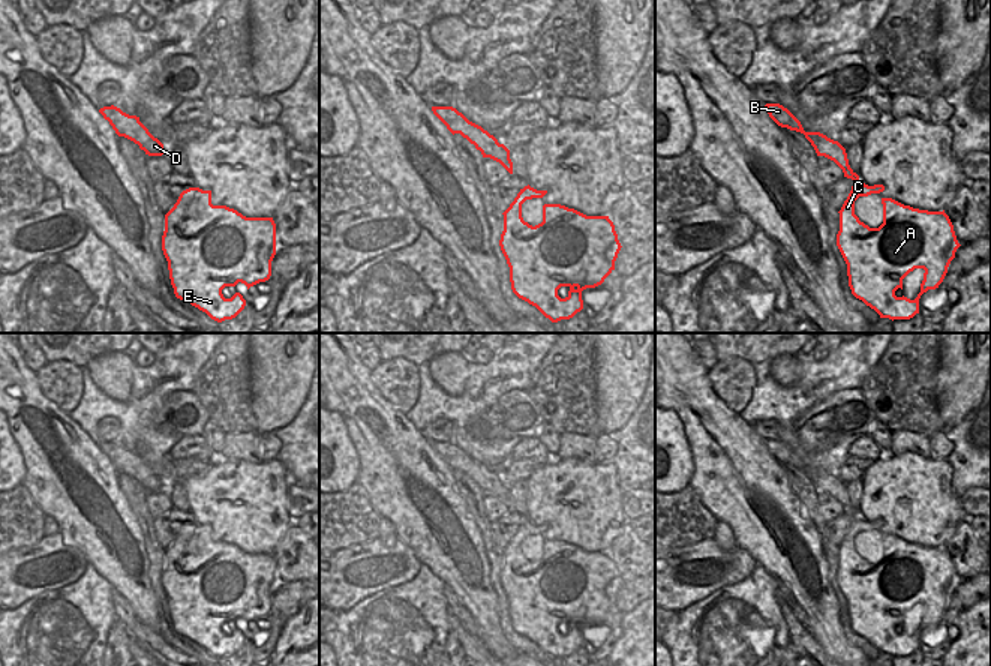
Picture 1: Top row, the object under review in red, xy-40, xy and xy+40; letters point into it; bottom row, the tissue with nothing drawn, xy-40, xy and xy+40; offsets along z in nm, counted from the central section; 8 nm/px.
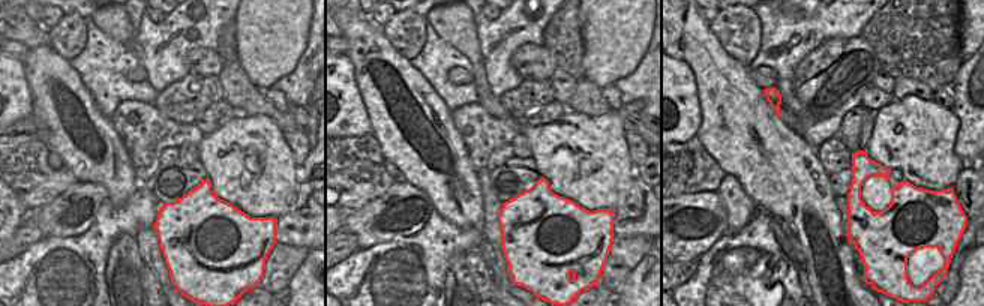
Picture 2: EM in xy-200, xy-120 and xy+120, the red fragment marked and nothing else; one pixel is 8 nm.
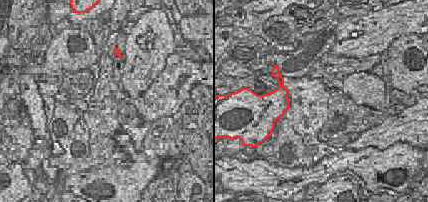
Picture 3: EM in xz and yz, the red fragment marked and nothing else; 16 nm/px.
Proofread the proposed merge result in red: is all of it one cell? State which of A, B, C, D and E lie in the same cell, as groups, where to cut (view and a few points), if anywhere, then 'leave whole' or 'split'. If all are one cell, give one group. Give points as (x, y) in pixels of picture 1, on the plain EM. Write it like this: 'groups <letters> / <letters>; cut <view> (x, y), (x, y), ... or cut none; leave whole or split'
groups A C E / B D; cut xy+40 (847, 500), (841, 504); split

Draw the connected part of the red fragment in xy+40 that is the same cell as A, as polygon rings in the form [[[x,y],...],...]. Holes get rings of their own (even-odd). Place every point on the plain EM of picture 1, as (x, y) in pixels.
[[[850,501],[841,504],[844,513],[853,516],[852,526],[844,537],[840,549],[840,567],[837,582],[847,600],[849,622],[852,630],[874,645],[880,654],[910,656],[919,650],[919,634],[928,626],[936,626],[943,618],[957,585],[961,582],[957,576],[954,561],[943,548],[928,548],[904,542],[892,534],[882,534],[883,560],[879,564],[870,564],[855,550],[855,537],[859,532],[880,530],[883,520],[868,522],[859,516],[859,512]],[[915,604],[924,604],[921,628],[915,636],[897,633],[895,627],[903,626],[903,615]]]

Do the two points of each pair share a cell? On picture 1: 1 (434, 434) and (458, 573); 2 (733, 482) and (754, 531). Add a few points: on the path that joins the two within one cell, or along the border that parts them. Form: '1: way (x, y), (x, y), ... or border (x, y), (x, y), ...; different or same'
1: border (420, 432), (431, 443); different
2: way (745, 494), (745, 501), (754, 519); same

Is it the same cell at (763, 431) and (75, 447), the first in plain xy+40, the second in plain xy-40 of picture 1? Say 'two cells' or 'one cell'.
two cells

